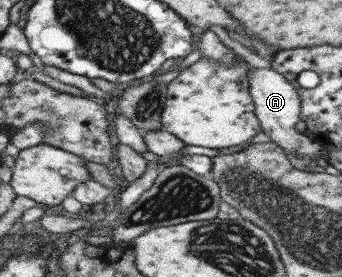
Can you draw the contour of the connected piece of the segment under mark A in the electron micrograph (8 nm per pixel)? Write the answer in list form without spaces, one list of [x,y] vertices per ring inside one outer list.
[[[266,68],[250,69],[247,80],[249,80],[248,94],[253,102],[253,112],[261,130],[270,137],[270,141],[277,144],[295,165],[317,157],[320,154],[319,144],[312,142],[308,135],[294,131],[294,125],[299,120],[300,105],[293,86],[281,74]]]

